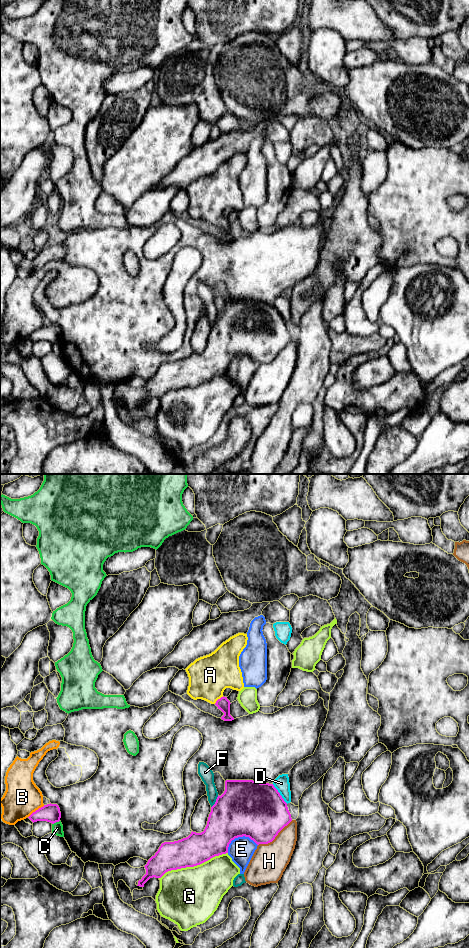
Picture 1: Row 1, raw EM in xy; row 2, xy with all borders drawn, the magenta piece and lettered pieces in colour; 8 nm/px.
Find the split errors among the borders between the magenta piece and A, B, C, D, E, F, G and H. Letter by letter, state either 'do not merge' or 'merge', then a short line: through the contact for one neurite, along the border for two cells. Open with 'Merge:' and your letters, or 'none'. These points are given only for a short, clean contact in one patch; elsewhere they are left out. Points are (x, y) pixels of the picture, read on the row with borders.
Merge: A
A: merge; line xy (223, 703), (218, 699), (210, 688), (210, 675)
B: do not merge
C: do not merge; line xy (59, 820), (52, 824)
D: do not merge
E: do not merge
F: do not merge
G: do not merge
H: do not merge

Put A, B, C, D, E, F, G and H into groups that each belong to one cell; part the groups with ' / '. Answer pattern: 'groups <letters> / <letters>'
groups A / B / C / D / E / F / G / H

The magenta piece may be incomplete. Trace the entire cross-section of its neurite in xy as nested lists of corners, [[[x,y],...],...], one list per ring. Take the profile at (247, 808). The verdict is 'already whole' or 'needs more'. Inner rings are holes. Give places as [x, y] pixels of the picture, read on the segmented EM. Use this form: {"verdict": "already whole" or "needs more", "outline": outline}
{"verdict": "already whole", "outline": [[[226,780],[224,793],[211,807],[203,832],[191,834],[178,841],[164,842],[144,866],[146,874],[138,881],[140,887],[150,878],[161,878],[166,872],[200,865],[215,856],[228,853],[232,840],[249,837],[257,845],[272,842],[278,833],[292,821],[287,803],[273,784],[253,780]]]}

